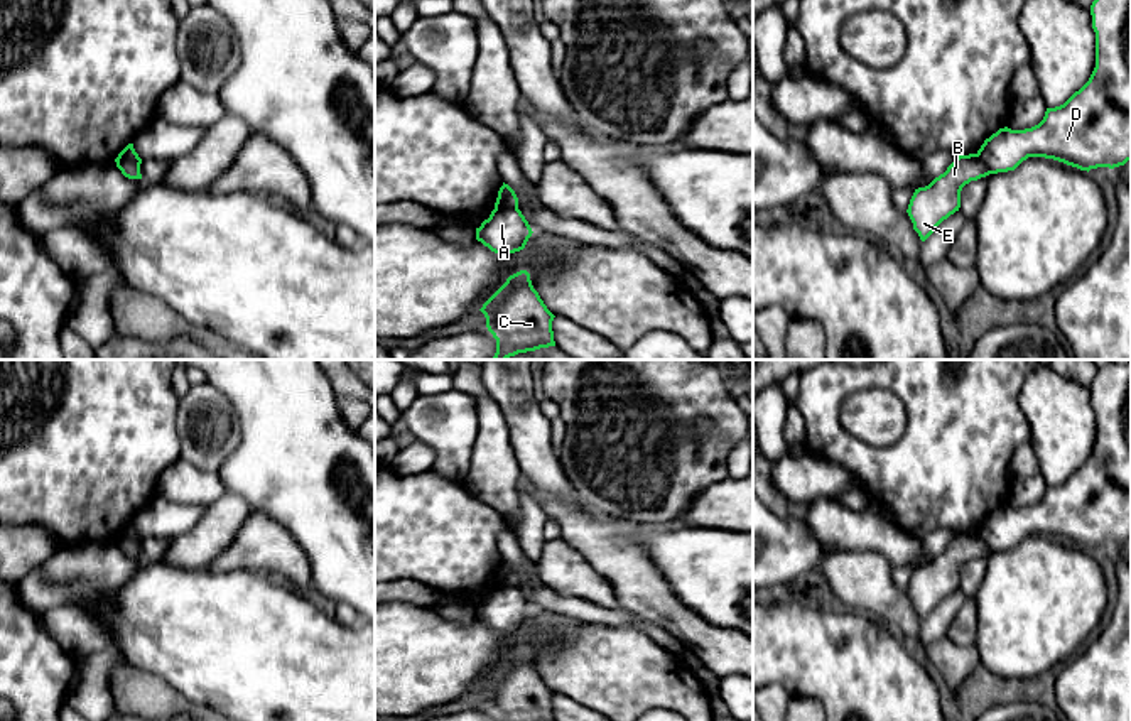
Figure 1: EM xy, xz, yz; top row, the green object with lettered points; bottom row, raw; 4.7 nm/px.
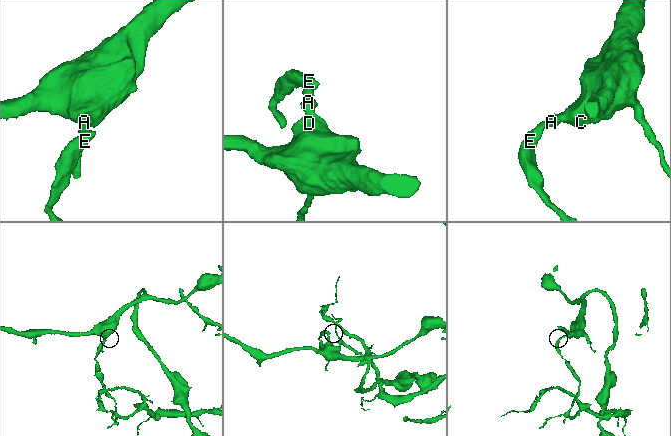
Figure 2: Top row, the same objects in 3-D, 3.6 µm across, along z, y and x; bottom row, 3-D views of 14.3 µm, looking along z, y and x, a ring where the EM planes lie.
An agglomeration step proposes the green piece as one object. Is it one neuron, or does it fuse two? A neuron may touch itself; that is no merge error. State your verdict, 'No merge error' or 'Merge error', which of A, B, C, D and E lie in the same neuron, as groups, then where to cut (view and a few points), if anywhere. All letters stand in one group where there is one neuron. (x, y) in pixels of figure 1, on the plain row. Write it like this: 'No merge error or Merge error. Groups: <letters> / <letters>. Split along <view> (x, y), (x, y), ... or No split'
Merge error. Groups: A C D / B E. Split along xy (140, 537), (117, 541)

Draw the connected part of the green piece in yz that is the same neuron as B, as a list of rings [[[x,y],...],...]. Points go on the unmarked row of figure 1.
[[[977,532],[959,534],[928,564],[915,567],[906,591],[920,618],[925,620],[944,598],[959,589],[966,562],[986,554],[989,550]]]

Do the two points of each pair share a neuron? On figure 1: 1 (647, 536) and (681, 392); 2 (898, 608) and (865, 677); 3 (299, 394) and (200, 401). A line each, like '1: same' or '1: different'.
1: different
2: different
3: different

